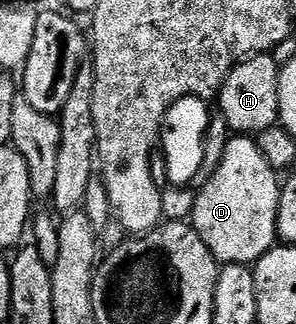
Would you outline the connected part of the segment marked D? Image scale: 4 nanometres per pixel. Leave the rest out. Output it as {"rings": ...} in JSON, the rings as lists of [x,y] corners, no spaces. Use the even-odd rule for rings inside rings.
{"rings":[[[234,136],[224,148],[224,160],[194,200],[192,225],[219,263],[253,264],[275,245],[278,229],[280,178],[264,160],[257,141],[250,136]]]}

